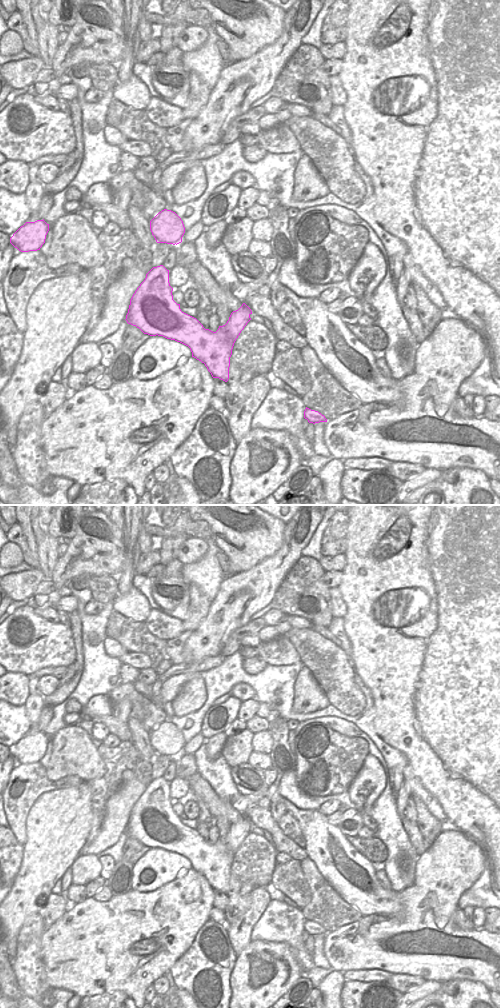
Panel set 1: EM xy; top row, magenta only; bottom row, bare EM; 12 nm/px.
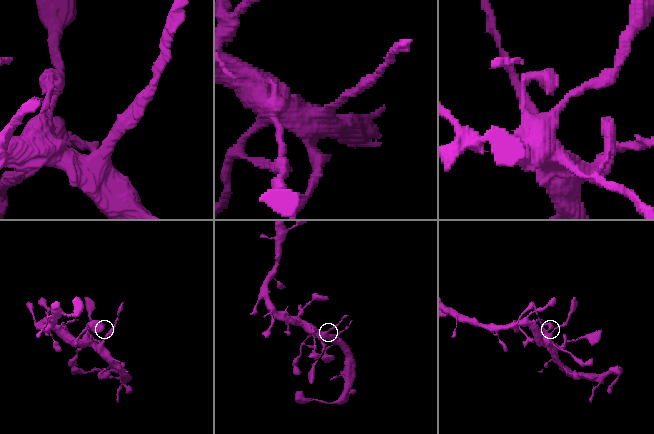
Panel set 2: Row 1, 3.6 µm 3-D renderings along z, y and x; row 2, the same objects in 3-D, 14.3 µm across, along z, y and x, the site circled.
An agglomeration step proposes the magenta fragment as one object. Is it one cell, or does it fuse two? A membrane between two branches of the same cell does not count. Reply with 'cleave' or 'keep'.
cleave

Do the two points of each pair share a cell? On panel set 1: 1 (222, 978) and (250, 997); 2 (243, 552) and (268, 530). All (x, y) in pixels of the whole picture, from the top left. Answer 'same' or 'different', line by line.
1: different
2: same

